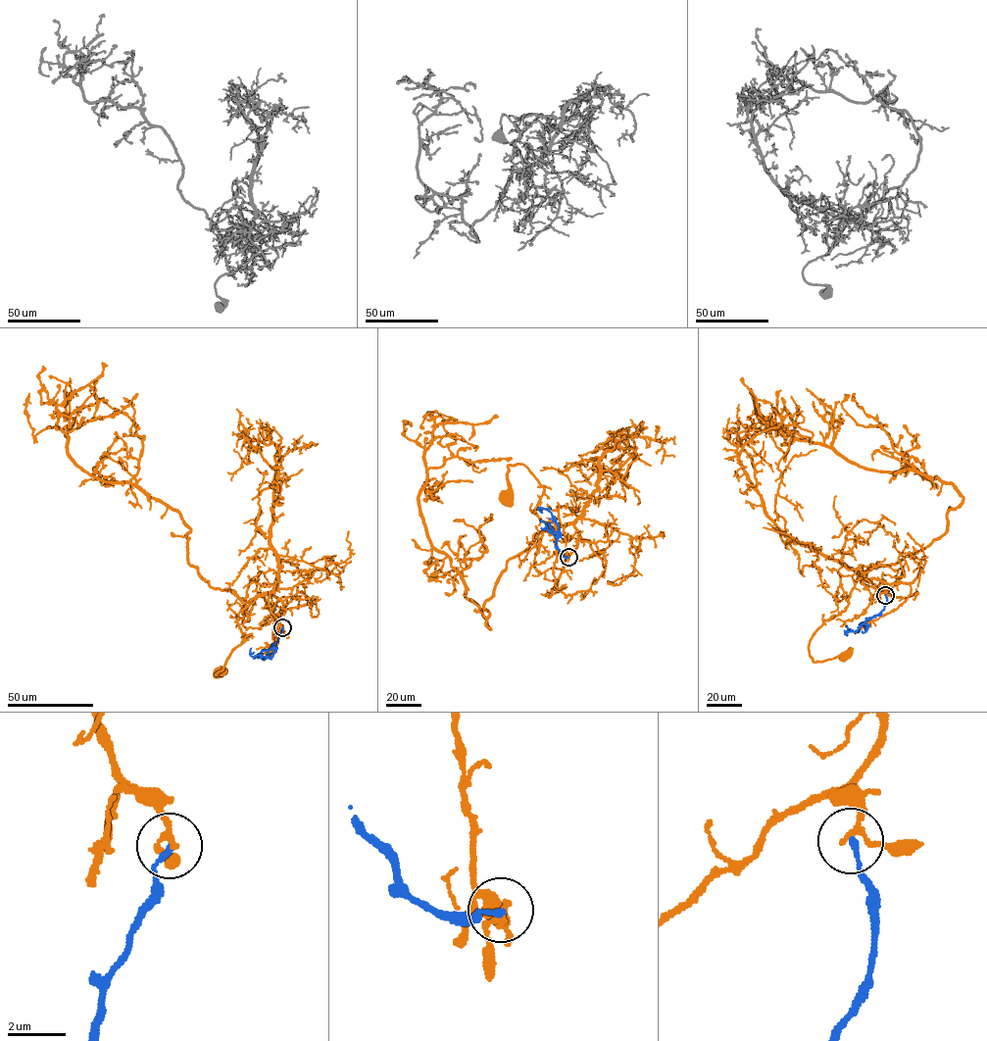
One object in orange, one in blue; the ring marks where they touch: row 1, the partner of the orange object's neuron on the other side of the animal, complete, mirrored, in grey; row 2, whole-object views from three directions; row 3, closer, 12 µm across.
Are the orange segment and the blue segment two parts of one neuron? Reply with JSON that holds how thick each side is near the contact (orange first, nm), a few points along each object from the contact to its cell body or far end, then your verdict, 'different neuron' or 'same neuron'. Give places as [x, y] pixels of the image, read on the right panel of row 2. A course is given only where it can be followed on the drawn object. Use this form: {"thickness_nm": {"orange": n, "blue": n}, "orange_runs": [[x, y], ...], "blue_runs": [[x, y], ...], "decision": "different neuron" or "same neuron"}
{"thickness_nm": {"orange": 170, "blue": 190}, "orange_runs": [[885, 594], [885, 583], [850, 568], [858, 578], [848, 606], [824, 620], [809, 647], [814, 662], [847, 655]], "blue_runs": [[885, 594], [886, 605], [878, 615], [868, 619], [855, 631], [846, 633], [847, 625]], "decision": "different neuron"}

